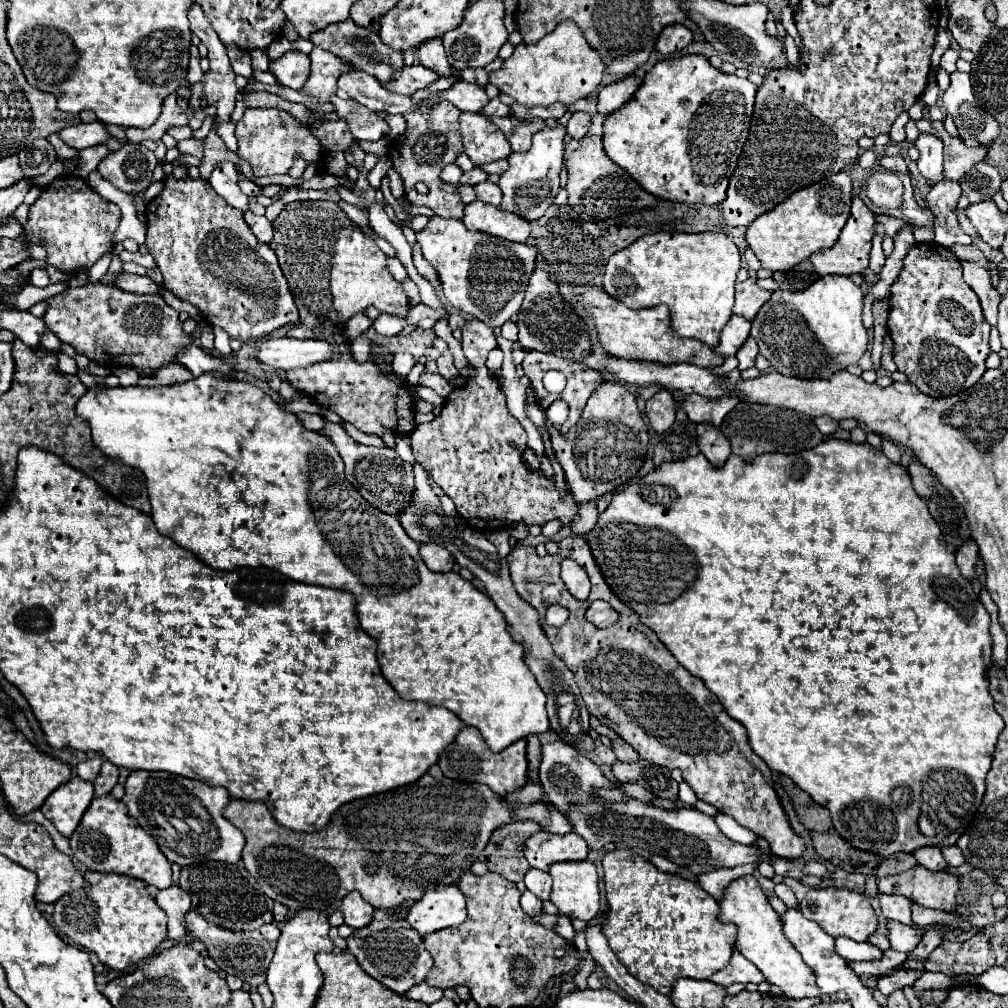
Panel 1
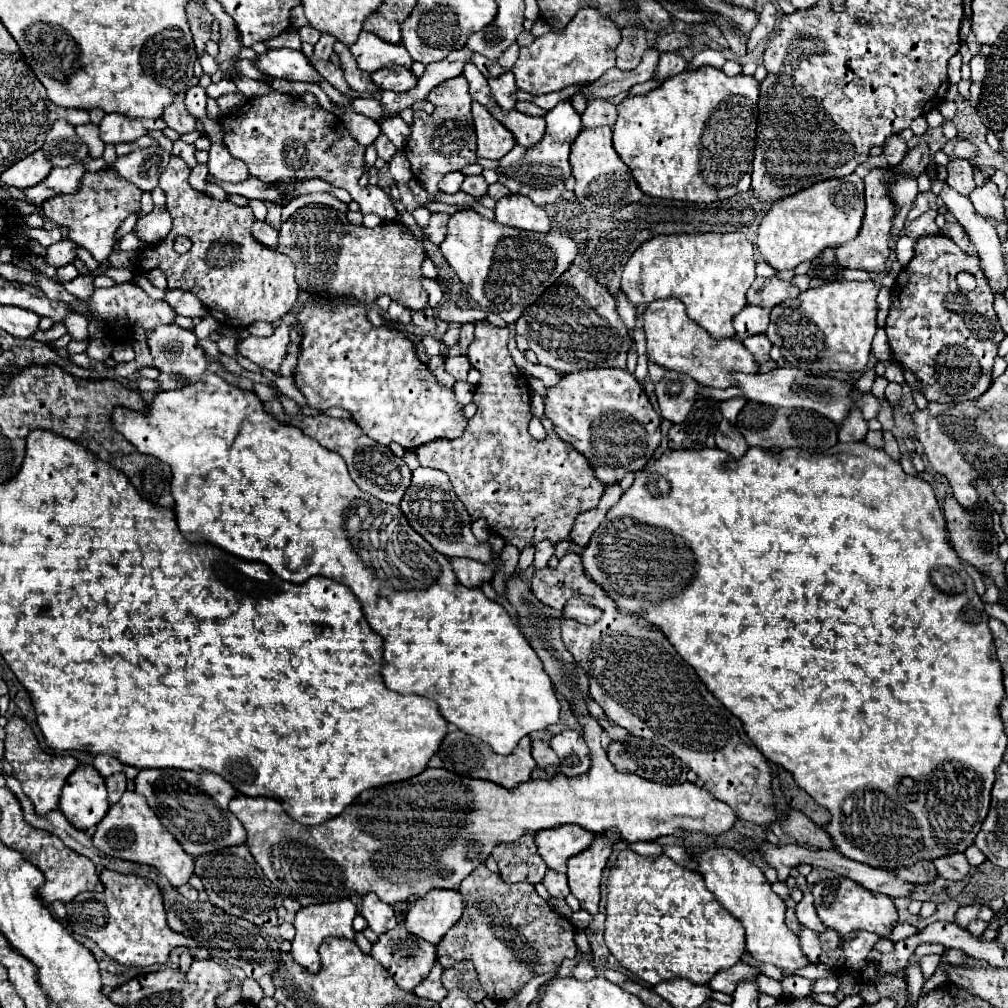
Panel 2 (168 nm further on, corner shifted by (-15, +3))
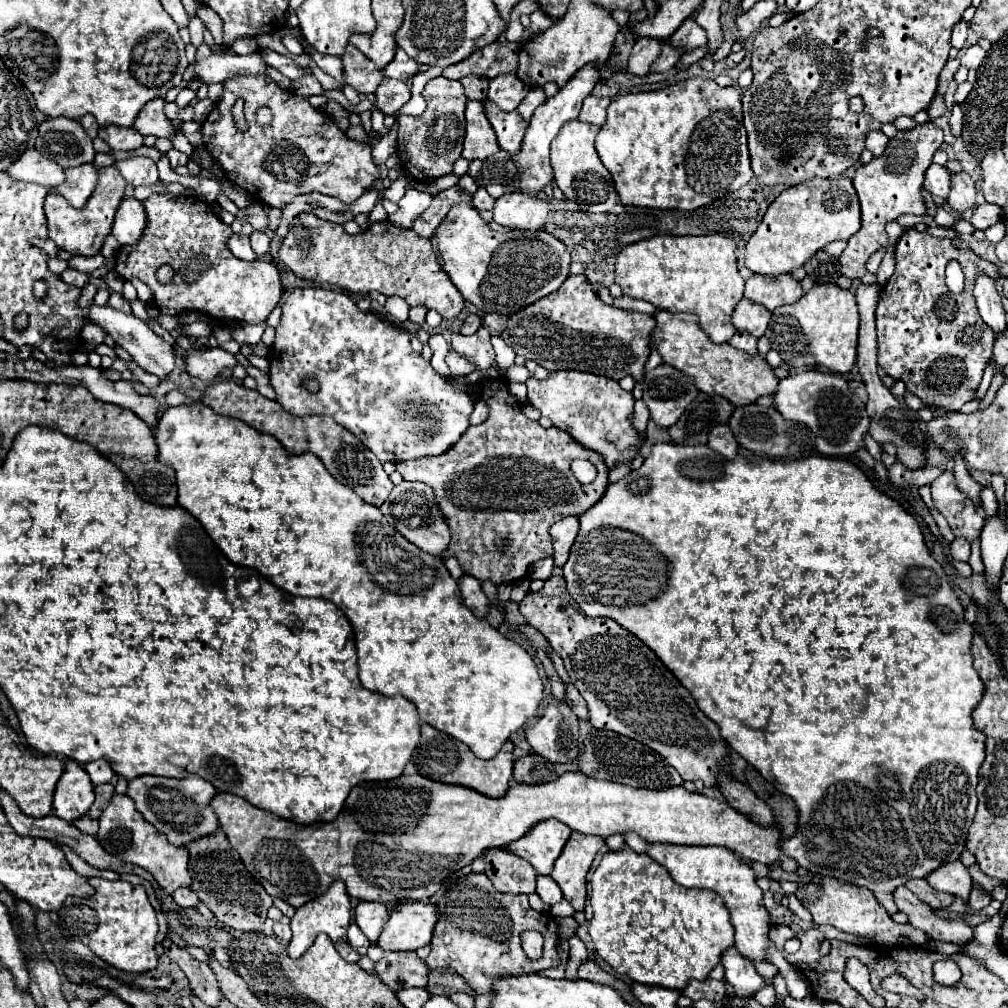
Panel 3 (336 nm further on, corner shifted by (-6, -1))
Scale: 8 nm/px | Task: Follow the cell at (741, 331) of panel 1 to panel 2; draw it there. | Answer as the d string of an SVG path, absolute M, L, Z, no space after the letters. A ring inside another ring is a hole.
M747 305L743 311L739 311L735 315L733 325L737 331L737 339L745 339L751 335L765 333L767 325L769 325L769 309Z

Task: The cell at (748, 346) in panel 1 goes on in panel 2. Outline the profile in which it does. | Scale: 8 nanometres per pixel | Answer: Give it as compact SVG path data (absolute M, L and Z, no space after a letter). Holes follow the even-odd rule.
M753 335L741 341L755 357L757 363L765 363L769 361L769 349L771 349L771 341L767 339L767 335Z

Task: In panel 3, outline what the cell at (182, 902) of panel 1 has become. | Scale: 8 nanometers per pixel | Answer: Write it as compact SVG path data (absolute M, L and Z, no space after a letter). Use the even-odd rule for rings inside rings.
M182 887L182 889L176 889L172 893L172 899L180 905L180 907L194 907L198 903L198 897L192 893L192 889L188 887Z

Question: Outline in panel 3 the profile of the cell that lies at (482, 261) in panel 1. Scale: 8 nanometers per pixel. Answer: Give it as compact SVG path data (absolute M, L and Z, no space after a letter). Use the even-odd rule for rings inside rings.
M468 205L450 209L434 235L434 247L444 261L442 269L462 297L484 313L512 315L556 291L570 275L570 249L560 239L546 231L492 231Z

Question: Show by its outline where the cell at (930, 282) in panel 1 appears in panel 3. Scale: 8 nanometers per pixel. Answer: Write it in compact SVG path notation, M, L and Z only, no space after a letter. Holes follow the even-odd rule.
M916 229L906 231L896 243L896 271L886 281L880 293L876 309L876 333L878 333L878 365L894 379L906 383L906 387L922 399L928 407L942 407L948 411L958 411L970 399L974 399L980 385L984 367L992 359L992 329L982 321L972 287L978 271L986 271L992 277L998 277L998 269L974 255L972 251L960 251L952 247L950 239L940 239L928 233L918 233ZM950 259L956 259L966 277L962 293L952 293L944 283L944 269Z

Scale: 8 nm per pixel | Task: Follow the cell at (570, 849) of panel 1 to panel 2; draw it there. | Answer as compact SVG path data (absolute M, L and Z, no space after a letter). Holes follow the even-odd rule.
M559 825L555 829L543 829L535 833L535 845L549 869L565 873L565 861L575 853L587 849L593 841L593 833L579 829L579 825Z

